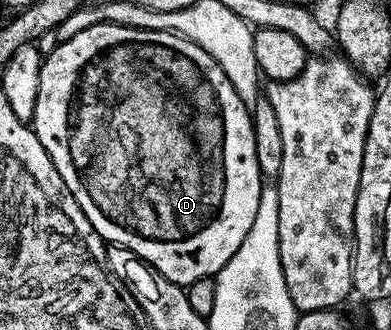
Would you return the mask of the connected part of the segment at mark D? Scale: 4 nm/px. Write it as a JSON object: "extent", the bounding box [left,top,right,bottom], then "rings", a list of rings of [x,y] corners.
{"extent":[32,24,264,286],"rings":[[[97,24],[88,26],[88,30],[80,30],[80,34],[70,40],[61,41],[43,59],[32,127],[44,150],[48,150],[60,178],[64,178],[64,186],[68,186],[80,210],[84,210],[88,222],[92,222],[94,233],[101,236],[107,245],[133,252],[173,284],[188,286],[197,280],[217,277],[218,271],[230,261],[232,254],[236,254],[240,242],[244,242],[248,230],[252,230],[252,222],[256,222],[264,177],[256,162],[254,125],[250,122],[250,114],[251,109],[240,98],[240,94],[232,90],[232,82],[228,82],[219,64],[185,36],[179,36],[176,32],[157,32],[119,24]]]}

